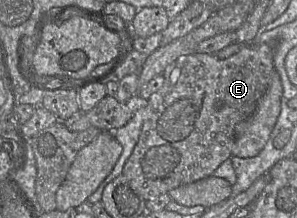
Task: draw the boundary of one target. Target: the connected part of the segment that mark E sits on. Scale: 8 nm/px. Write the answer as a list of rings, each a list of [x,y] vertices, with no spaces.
[[[246,44],[226,59],[196,52],[180,56],[169,64],[162,74],[163,86],[146,100],[138,142],[123,168],[122,174],[133,190],[148,201],[180,186],[212,176],[232,156],[237,125],[254,113],[274,72],[277,72],[274,67],[274,50],[268,44]]]

